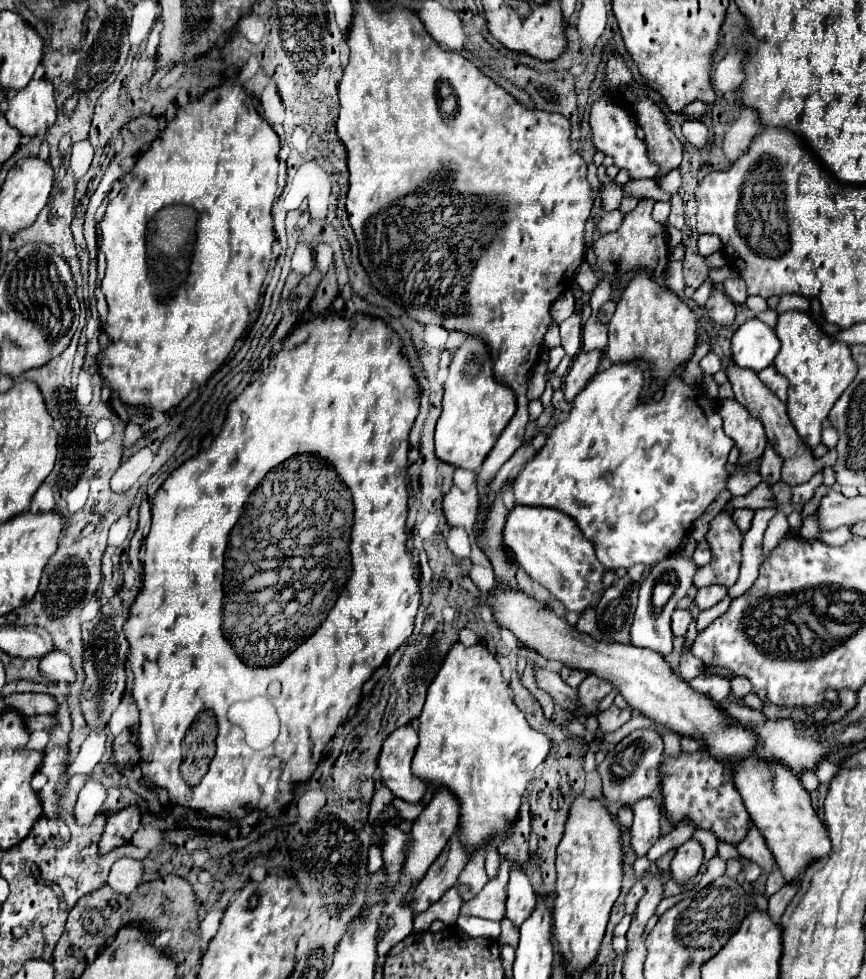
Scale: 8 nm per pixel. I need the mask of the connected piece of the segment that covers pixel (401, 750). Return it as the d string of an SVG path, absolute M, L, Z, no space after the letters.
M406 724L396 728L382 744L378 766L382 782L394 792L394 796L406 802L420 802L426 792L426 782L412 774L410 762L418 746L418 732Z

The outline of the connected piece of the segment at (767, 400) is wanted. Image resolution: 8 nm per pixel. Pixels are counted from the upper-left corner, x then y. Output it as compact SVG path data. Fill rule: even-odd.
M730 362L728 368L726 368L726 374L730 378L730 384L732 384L732 390L734 390L734 398L748 408L748 412L752 416L756 416L758 420L762 420L764 428L766 428L766 436L768 440L774 444L776 452L784 458L784 466L782 466L782 480L790 486L798 486L798 484L804 484L808 482L818 470L822 470L824 466L832 466L836 464L838 456L836 456L836 448L834 450L828 450L826 456L822 458L814 458L810 448L804 448L800 436L796 434L796 430L792 428L792 422L788 420L788 414L786 414L786 404L782 404L774 392L770 388L766 388L766 384L760 382L758 374L752 372L750 368L740 368L738 364Z

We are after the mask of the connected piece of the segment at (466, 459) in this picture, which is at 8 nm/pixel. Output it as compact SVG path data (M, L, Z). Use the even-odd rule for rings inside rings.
M468 336L452 356L450 374L444 384L442 416L436 424L436 456L456 468L480 468L514 412L514 390L496 380L486 342L480 336Z

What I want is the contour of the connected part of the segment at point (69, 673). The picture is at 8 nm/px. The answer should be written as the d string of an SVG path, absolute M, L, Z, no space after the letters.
M50 652L40 660L40 672L48 682L74 682L76 670L72 668L72 660L64 652Z

